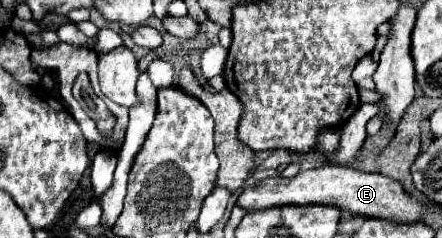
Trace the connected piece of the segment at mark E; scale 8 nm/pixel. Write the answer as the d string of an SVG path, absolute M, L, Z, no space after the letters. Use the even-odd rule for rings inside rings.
M327 165L321 169L309 169L299 171L295 177L273 177L263 179L255 187L243 189L237 203L251 211L251 209L267 209L275 205L337 205L339 209L347 209L355 215L371 215L371 217L383 217L389 221L421 221L423 219L423 205L413 201L405 189L379 173L365 173L343 165Z

